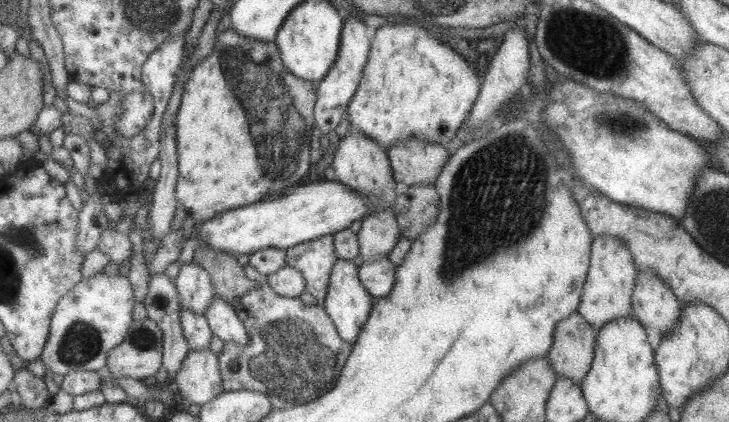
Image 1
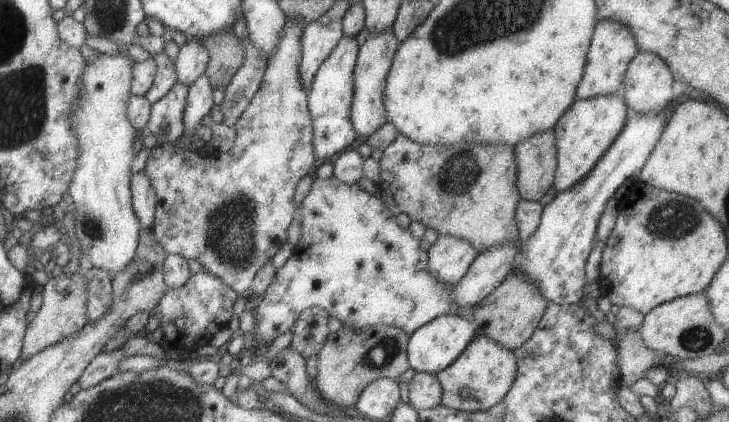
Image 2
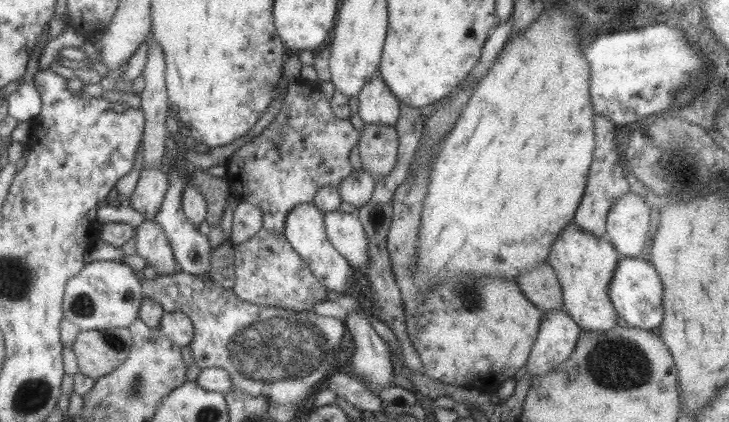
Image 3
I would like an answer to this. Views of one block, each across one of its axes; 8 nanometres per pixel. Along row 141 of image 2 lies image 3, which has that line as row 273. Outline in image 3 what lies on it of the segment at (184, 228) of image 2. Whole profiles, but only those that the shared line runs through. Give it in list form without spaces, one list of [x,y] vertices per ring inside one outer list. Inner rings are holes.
[[[265,228],[241,244],[235,244],[232,291],[239,300],[297,311],[311,311],[315,303],[326,300],[326,288],[313,276],[307,263],[295,252],[281,232],[269,234]]]

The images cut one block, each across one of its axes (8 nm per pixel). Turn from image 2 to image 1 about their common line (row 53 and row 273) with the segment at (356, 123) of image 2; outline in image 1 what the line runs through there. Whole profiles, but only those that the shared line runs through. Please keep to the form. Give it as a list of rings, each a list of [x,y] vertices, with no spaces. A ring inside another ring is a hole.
[[[381,256],[373,262],[363,261],[363,264],[357,267],[357,274],[363,288],[372,297],[383,298],[393,288],[395,266],[387,257]]]

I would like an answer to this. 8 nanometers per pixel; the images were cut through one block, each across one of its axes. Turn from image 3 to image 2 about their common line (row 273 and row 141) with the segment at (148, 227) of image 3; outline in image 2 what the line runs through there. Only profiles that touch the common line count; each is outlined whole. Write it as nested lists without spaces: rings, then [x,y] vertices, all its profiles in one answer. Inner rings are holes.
[[[175,82],[159,100],[150,104],[149,120],[144,131],[153,134],[156,144],[171,144],[183,134],[183,109],[188,87]]]

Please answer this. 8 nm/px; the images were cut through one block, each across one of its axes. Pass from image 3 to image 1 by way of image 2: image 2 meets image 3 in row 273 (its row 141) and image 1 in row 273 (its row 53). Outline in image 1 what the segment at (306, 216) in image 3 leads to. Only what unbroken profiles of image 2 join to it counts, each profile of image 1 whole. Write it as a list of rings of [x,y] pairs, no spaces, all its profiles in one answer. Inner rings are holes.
[[[336,258],[329,272],[329,282],[327,282],[327,290],[325,290],[325,298],[323,298],[323,310],[332,320],[337,334],[341,336],[341,340],[345,340],[347,344],[353,344],[359,334],[359,330],[371,308],[373,308],[374,297],[372,297],[358,279],[357,266],[351,260],[341,260]]]

